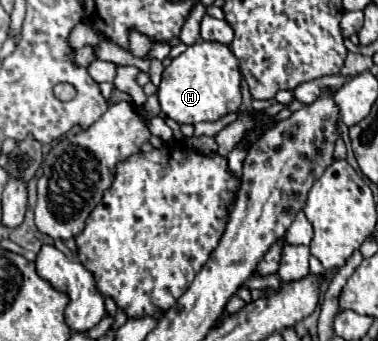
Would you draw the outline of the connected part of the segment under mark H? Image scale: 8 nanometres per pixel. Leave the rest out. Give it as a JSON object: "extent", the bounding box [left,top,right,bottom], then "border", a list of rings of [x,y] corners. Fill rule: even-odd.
{"extent":[158,40,242,124],"border":[[[203,40],[188,46],[164,68],[162,82],[158,86],[158,100],[162,112],[178,124],[216,122],[228,112],[236,112],[240,108],[240,80],[242,74],[238,58],[232,50],[226,44]]]}

